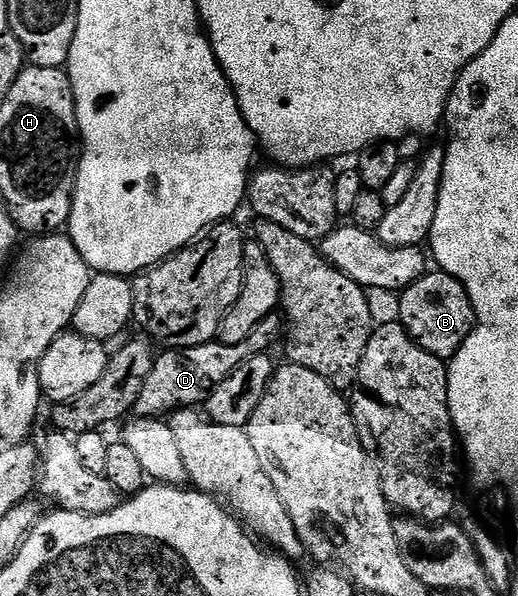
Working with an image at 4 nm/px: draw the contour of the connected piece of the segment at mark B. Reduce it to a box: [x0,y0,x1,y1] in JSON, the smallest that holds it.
[398,271,475,363]

